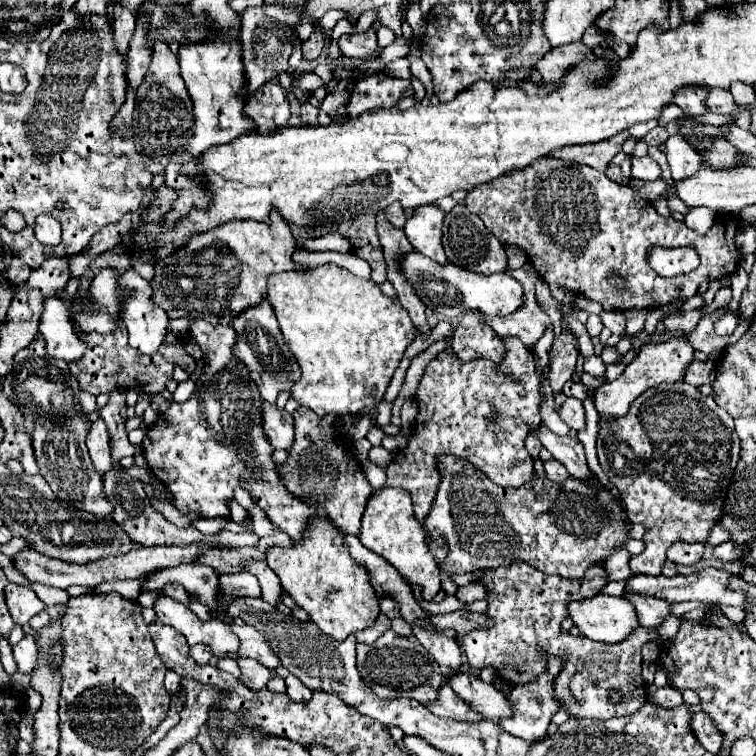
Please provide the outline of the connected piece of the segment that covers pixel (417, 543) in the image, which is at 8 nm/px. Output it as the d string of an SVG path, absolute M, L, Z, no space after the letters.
M385 486L385 488L375 490L371 494L367 508L363 512L359 540L371 552L389 560L389 564L393 564L399 570L399 574L407 576L413 584L421 584L425 600L433 598L441 590L441 576L439 576L441 572L439 572L439 566L429 550L427 530L415 518L415 512L411 506L411 494L407 490Z

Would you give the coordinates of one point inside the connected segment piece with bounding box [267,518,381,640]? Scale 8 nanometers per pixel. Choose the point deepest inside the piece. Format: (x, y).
(318, 572)

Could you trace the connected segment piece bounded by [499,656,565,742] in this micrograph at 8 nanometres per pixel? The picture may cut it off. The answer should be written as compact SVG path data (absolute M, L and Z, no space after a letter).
M549 656L549 662L545 666L545 672L539 674L533 682L529 684L519 684L511 690L509 694L509 704L513 710L511 718L501 718L499 726L507 732L513 734L517 738L523 738L525 742L541 742L547 736L547 728L551 724L551 718L555 716L555 712L561 708L561 702L555 696L555 678L559 676L559 672L563 670L565 658L561 656Z

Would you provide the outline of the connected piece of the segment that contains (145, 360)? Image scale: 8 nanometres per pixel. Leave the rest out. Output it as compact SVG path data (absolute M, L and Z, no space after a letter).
M119 326L110 333L101 334L99 332L89 332L89 334L79 334L79 338L87 344L87 352L79 362L69 364L69 370L73 378L77 378L81 390L91 392L91 394L101 394L113 390L115 384L121 384L123 388L145 392L145 394L159 394L167 388L167 380L173 378L175 366L181 366L189 374L195 370L195 360L183 350L181 342L165 340L157 354L153 356L135 356L135 352L127 344L127 334L125 328Z

